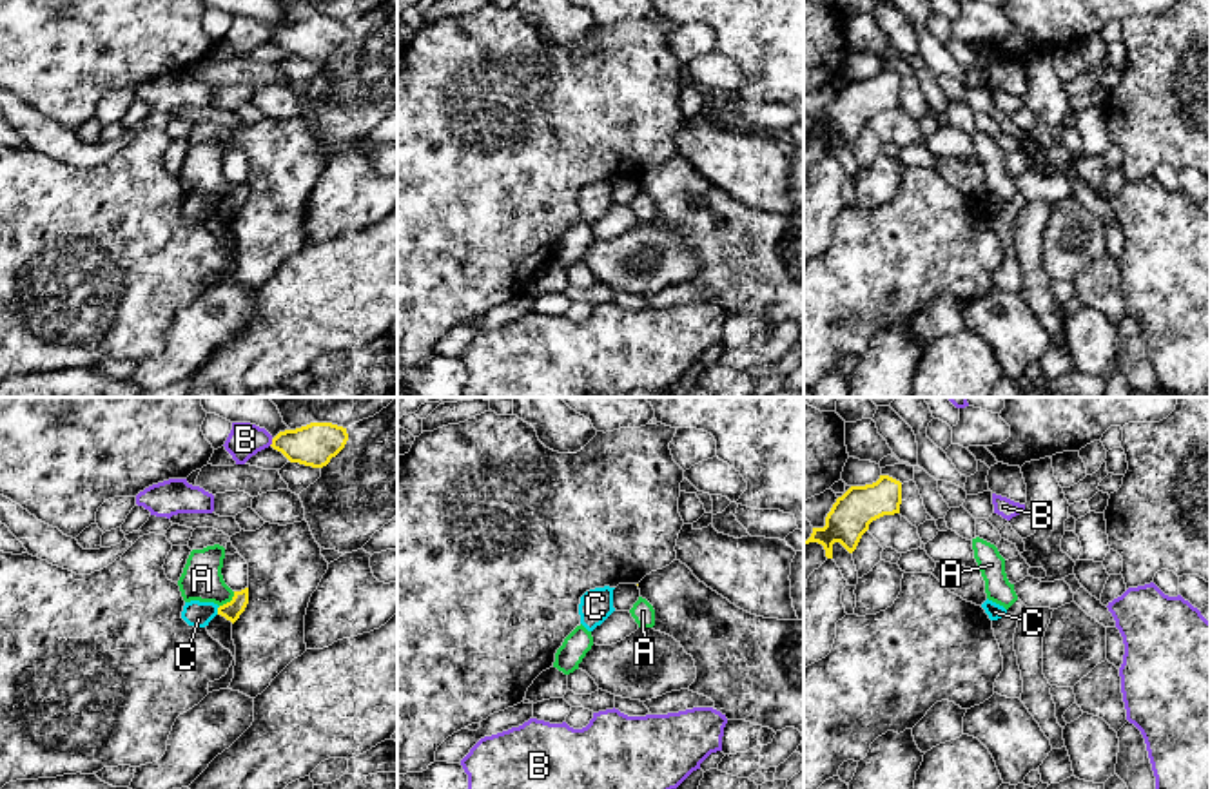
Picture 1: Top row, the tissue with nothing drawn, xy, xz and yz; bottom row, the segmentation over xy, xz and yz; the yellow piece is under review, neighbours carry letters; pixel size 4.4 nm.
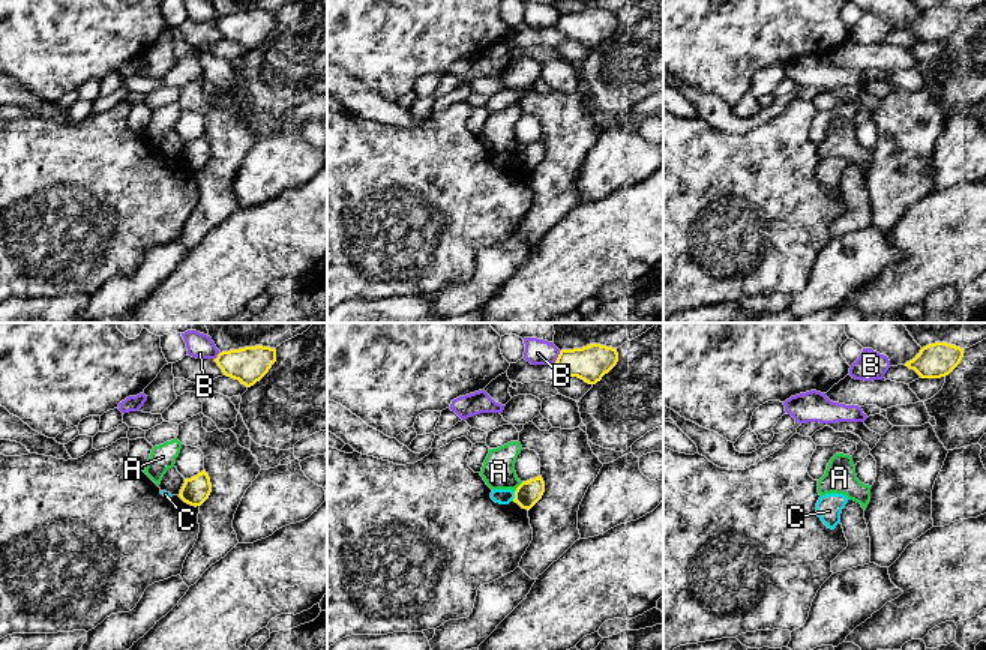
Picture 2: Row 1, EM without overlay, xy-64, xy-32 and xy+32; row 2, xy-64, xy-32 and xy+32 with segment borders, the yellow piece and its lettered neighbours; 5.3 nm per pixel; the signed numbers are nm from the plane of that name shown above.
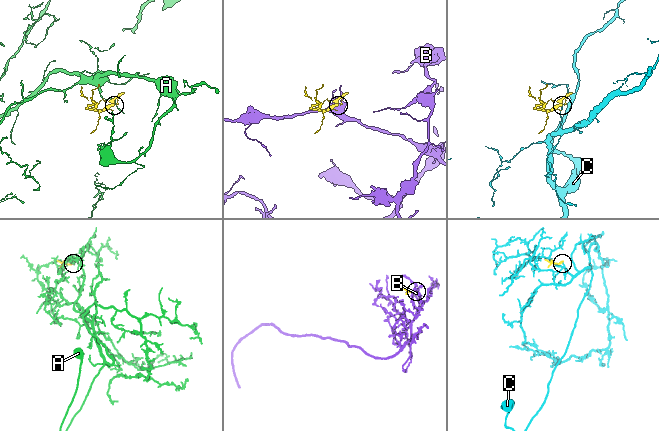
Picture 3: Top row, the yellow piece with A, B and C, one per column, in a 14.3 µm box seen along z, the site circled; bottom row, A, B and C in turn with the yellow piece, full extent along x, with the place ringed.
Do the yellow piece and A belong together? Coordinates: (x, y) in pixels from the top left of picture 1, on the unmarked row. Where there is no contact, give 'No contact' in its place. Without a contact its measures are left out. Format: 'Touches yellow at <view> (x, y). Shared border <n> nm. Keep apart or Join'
Touches yellow at xy (231, 194). Shared border 100 nm. Keep apart

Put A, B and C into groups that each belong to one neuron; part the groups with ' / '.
A / B / C

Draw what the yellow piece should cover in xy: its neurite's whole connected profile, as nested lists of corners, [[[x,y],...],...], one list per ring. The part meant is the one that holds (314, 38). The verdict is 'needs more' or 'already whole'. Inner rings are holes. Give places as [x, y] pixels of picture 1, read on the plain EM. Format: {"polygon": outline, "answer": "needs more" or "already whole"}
{"polygon": [[[310,16],[296,24],[279,25],[270,40],[290,56],[323,62],[345,42],[346,34],[346,22],[332,16]]], "answer": "already whole"}

